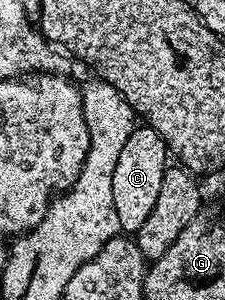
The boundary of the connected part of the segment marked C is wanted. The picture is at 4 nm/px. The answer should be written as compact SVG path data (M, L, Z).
M145 124L133 127L129 138L126 138L125 145L122 146L121 153L118 154L111 183L114 212L123 233L135 234L154 210L158 192L161 190L162 178L168 170L166 158L168 159L168 151L157 131Z

